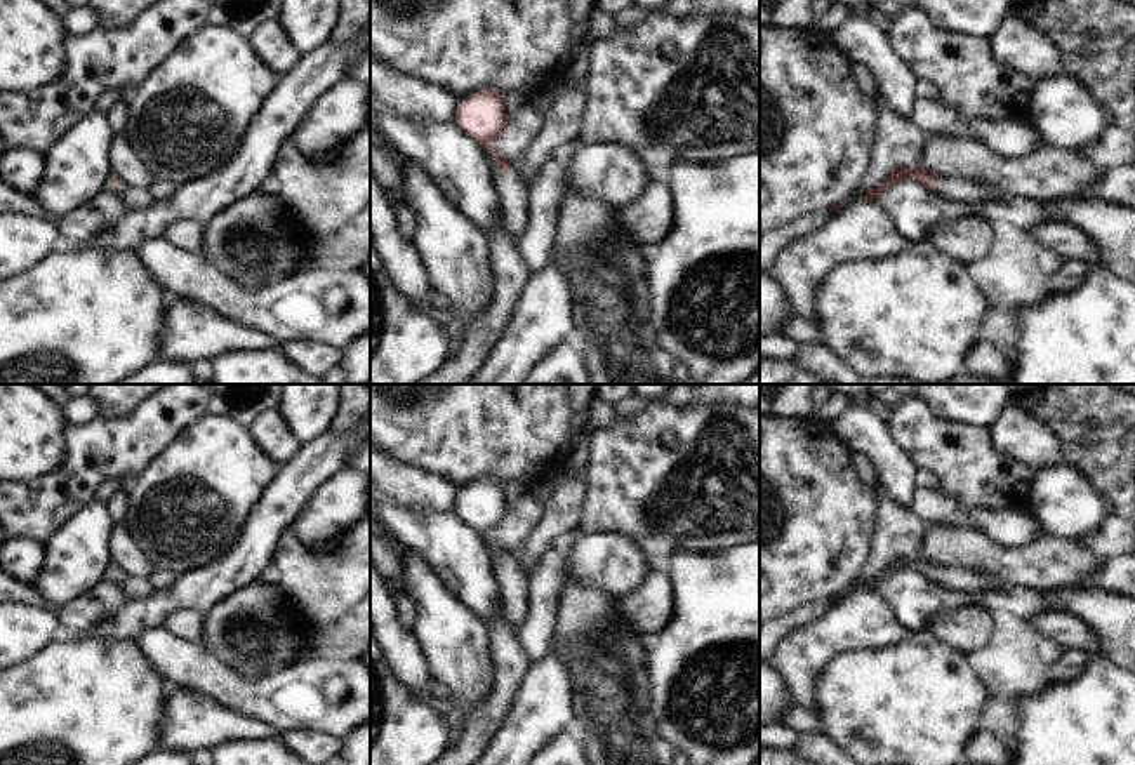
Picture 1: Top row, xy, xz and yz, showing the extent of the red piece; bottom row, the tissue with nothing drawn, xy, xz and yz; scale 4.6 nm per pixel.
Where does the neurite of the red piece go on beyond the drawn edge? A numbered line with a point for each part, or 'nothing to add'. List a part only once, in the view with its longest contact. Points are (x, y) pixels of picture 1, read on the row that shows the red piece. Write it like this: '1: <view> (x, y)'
1: xz (515, 195)

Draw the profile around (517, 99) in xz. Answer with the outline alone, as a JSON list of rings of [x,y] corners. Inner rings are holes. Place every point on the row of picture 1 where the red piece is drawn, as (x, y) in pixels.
[[[513,90],[504,94],[508,118],[514,116],[528,101],[530,97],[523,90]]]

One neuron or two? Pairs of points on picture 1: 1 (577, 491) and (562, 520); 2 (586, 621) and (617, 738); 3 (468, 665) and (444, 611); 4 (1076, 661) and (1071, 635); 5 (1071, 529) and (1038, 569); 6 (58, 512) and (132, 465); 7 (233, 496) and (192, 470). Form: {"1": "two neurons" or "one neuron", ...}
{"1": "one neuron", "2": "one neuron", "3": "one neuron", "4": "two neurons", "5": "two neurons", "6": "one neuron", "7": "one neuron"}

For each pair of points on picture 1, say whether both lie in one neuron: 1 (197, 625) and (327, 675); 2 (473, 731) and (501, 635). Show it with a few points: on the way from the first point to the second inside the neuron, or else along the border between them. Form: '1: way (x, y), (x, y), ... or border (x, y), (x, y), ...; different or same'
1: border (165, 625), (176, 635), (200, 644); different
2: way (497, 706), (506, 689), (506, 659); same

